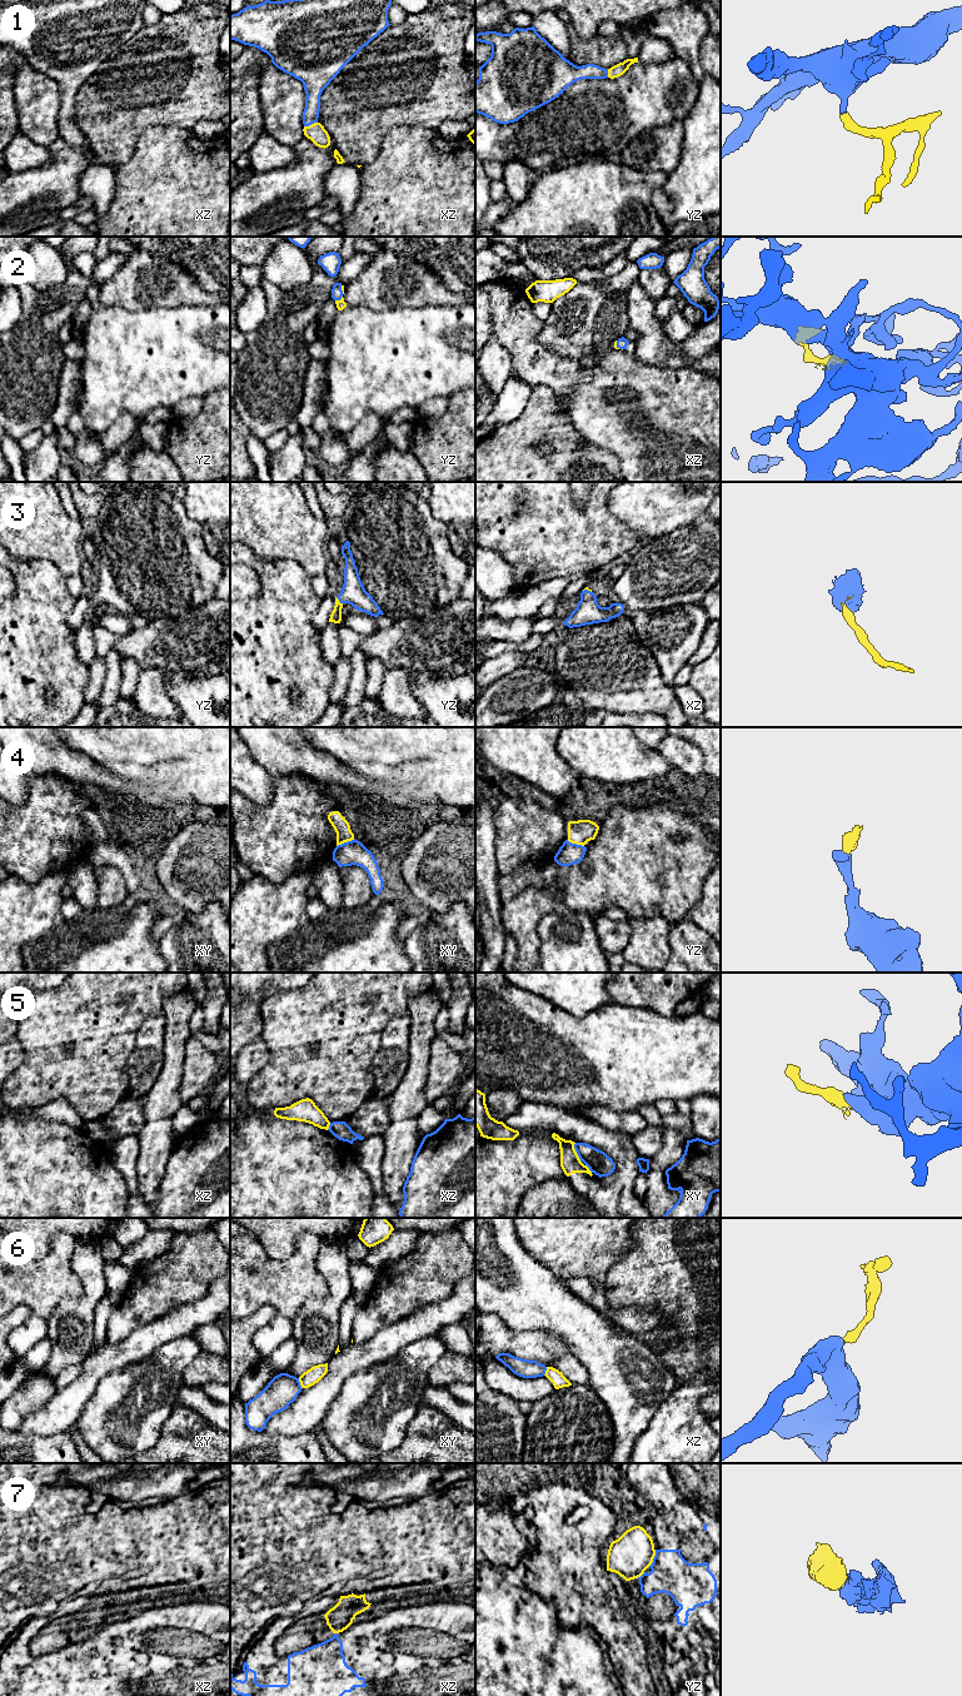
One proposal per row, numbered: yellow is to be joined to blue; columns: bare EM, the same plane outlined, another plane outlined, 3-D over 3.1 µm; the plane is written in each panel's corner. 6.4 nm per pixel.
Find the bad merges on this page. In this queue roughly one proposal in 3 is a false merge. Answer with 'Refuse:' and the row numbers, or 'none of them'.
Refuse: 4, 5, 6, 7

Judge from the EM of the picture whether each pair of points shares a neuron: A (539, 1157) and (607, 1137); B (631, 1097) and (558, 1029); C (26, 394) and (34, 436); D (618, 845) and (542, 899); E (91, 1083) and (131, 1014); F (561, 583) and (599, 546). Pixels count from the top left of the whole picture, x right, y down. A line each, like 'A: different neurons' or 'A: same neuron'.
A: different neurons
B: same neuron
C: different neurons
D: different neurons
E: same neuron
F: different neurons

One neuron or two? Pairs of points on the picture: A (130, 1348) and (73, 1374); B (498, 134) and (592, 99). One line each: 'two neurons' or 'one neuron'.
A: two neurons
B: one neuron

